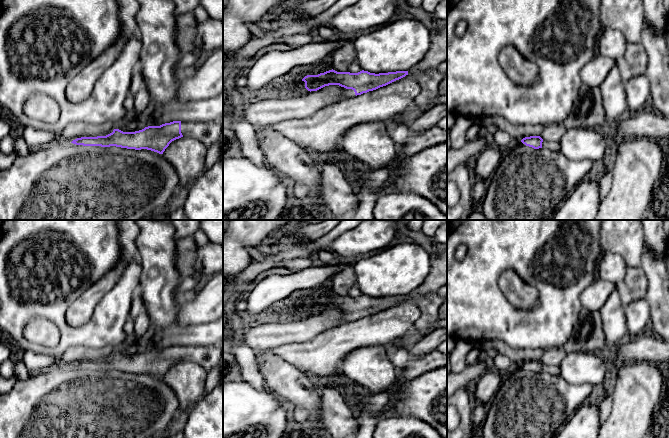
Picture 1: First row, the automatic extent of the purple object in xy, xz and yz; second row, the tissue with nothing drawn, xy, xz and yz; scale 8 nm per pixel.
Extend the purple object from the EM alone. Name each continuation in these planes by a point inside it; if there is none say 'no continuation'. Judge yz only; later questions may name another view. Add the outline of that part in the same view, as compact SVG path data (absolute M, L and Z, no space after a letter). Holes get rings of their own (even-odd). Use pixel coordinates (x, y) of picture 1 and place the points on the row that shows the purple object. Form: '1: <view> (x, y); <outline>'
1: yz (554, 146); M543 140L542 148L547 148L547 149L550 149L552 151L560 151L559 142L547 142L547 141Z

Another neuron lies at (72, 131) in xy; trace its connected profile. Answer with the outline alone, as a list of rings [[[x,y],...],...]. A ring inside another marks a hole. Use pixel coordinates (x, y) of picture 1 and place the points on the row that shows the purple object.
[[[111,122],[103,124],[69,123],[60,133],[64,143],[71,143],[81,137],[106,136],[113,132],[115,125]]]

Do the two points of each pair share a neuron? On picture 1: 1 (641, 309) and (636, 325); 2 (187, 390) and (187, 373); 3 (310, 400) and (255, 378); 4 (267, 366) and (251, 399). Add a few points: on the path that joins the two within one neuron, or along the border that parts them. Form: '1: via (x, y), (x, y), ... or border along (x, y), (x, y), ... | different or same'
1: via (638, 313), (638, 321) | same
2: via (187, 386), (187, 377) | same
3: border along (258, 370), (266, 386) | different
4: border along (266, 386), (283, 402) | different

